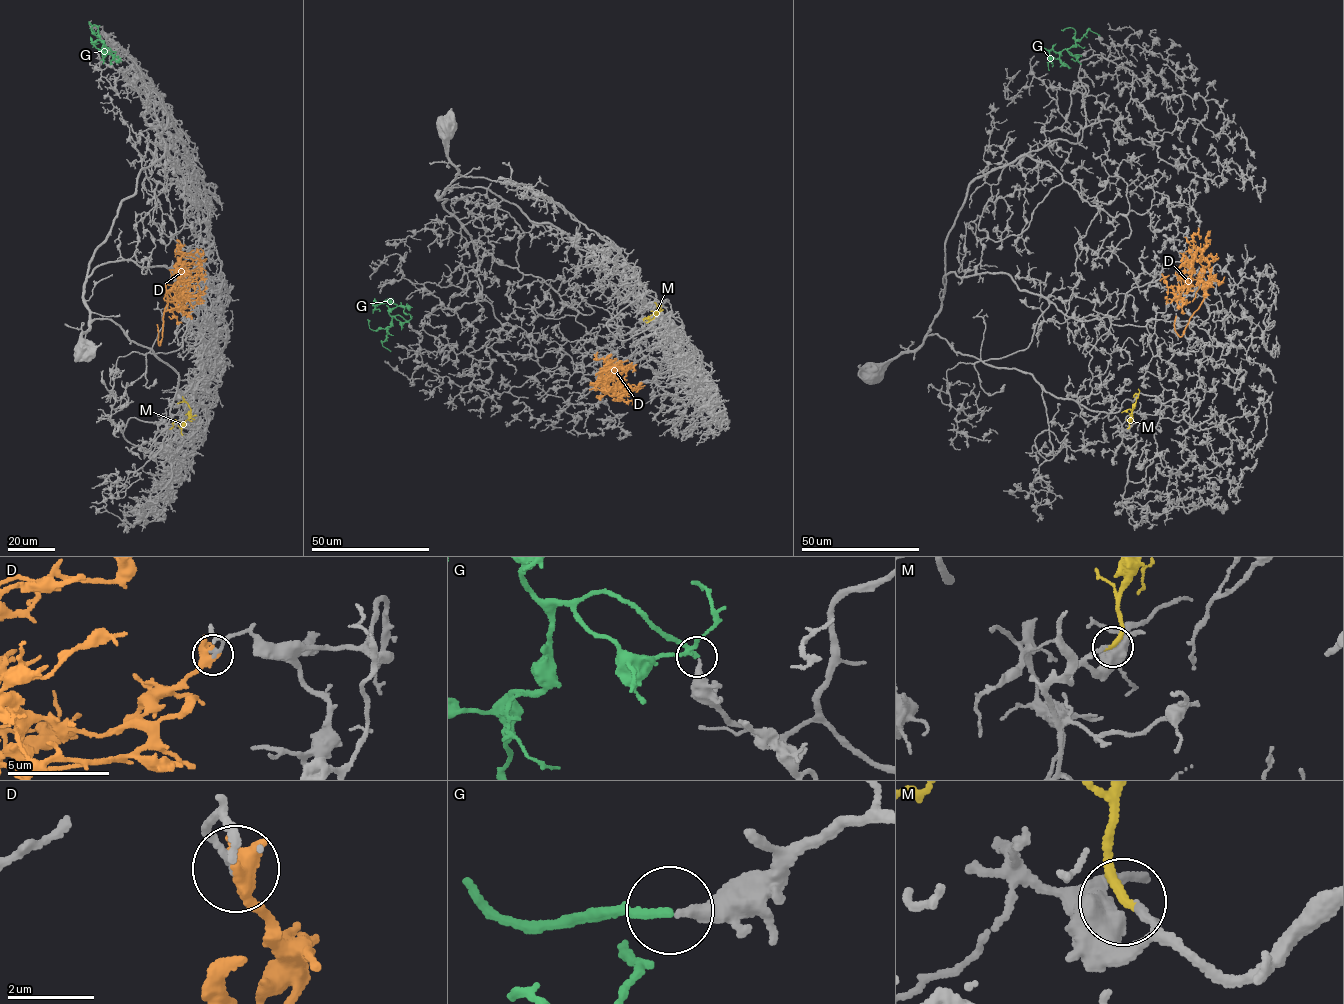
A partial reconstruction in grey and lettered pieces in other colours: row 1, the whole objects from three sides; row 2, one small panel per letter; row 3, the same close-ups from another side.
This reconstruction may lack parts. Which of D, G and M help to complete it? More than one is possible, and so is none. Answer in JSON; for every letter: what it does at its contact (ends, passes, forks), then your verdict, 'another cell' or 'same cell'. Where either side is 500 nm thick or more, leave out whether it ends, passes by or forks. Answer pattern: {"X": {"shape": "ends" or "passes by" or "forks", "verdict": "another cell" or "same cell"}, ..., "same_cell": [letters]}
{"D": {"verdict": "another cell"}, "G": {"shape": "ends", "verdict": "same cell"}, "M": {"shape": "ends", "verdict": "same cell"}, "same_cell": ["G", "M"]}

